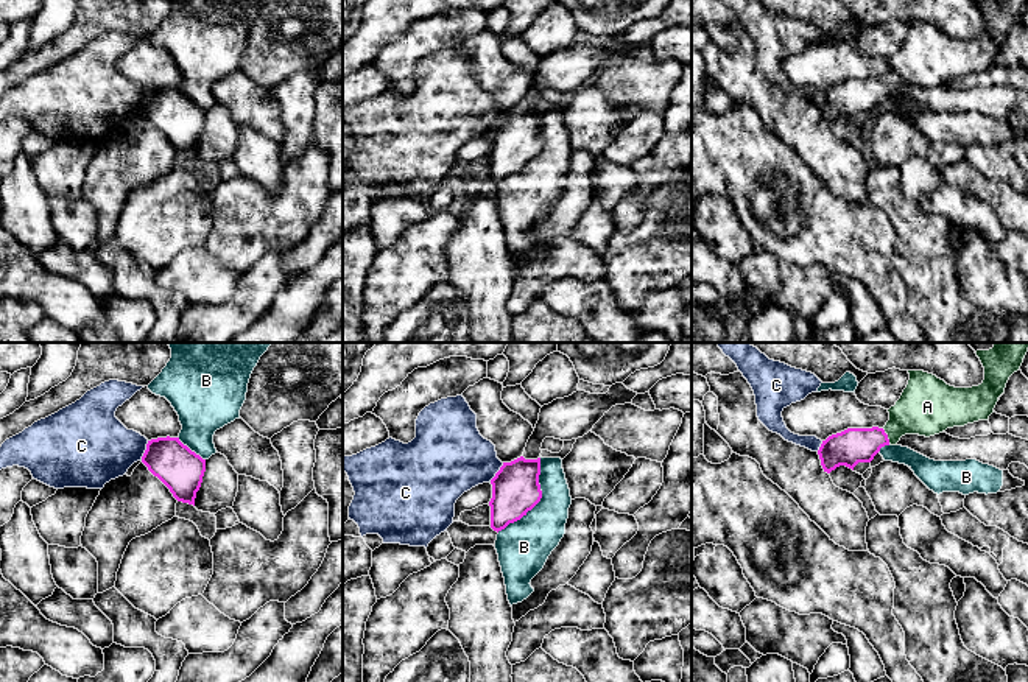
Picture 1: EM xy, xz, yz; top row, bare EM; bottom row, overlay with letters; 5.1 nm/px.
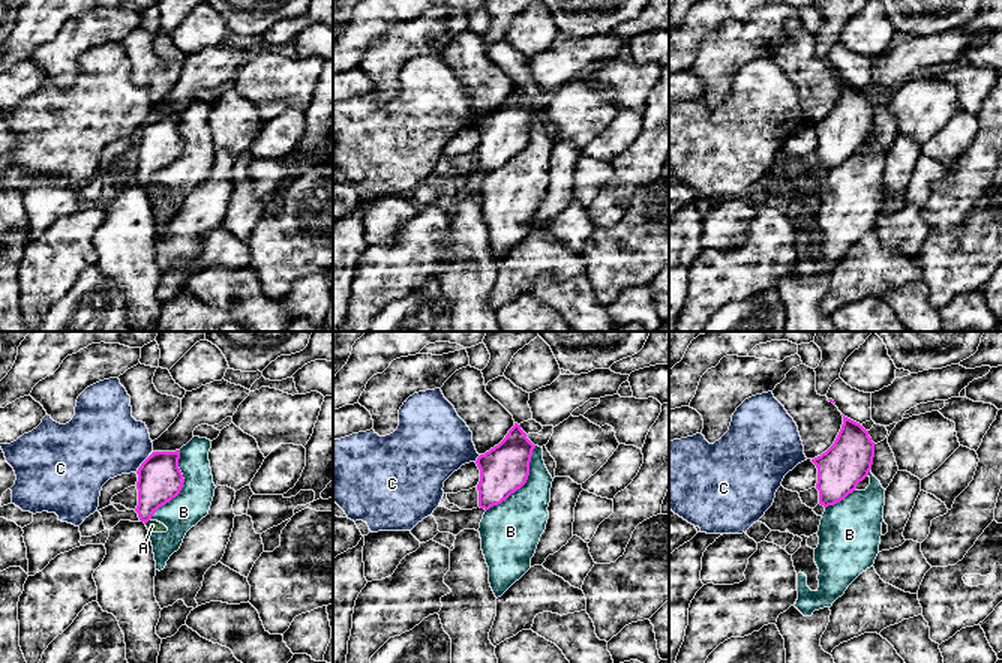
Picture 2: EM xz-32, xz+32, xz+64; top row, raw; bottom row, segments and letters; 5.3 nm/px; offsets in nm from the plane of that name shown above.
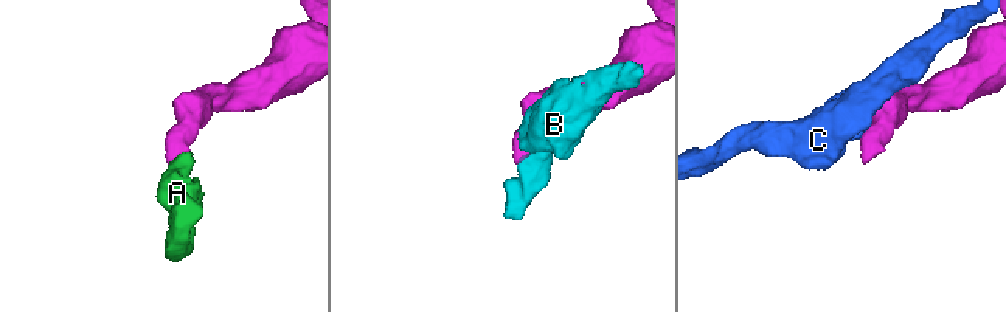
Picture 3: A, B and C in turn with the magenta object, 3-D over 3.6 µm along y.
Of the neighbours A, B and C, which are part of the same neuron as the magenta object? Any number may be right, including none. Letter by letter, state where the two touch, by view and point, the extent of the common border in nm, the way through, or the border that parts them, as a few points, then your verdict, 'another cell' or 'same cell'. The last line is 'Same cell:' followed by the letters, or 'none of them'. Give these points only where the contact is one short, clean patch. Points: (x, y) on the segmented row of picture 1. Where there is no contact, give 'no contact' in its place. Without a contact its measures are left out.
A: contact yz (887, 436); length 90 nm; way yz (852, 446), (887, 436), (907, 416), (925, 408); same cell
B: contact xz (539, 500); length 440 nm; another cell
C: contact xy (145, 450); length 110 nm; border xy (148, 441), (140, 460); another cell
Same cell: A

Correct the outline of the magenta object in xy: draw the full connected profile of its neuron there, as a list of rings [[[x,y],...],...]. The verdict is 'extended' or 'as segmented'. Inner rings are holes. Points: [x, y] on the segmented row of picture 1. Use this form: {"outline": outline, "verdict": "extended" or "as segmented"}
{"outline": [[[167,436],[148,441],[142,462],[178,501],[195,506],[206,472],[206,459],[184,445],[179,438]]], "verdict": "as segmented"}

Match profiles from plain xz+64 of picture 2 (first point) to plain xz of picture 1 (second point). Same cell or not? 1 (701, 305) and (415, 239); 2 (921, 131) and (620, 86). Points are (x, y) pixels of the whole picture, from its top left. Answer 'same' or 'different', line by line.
1: same
2: different

